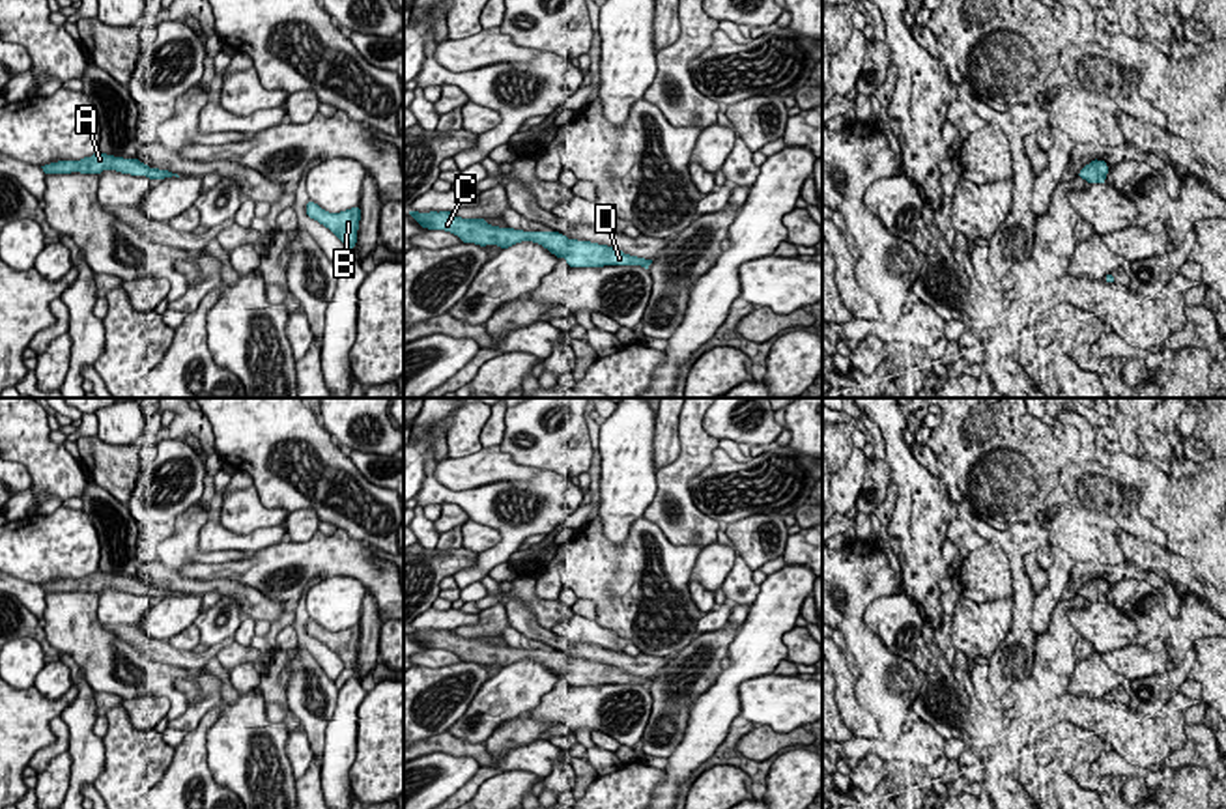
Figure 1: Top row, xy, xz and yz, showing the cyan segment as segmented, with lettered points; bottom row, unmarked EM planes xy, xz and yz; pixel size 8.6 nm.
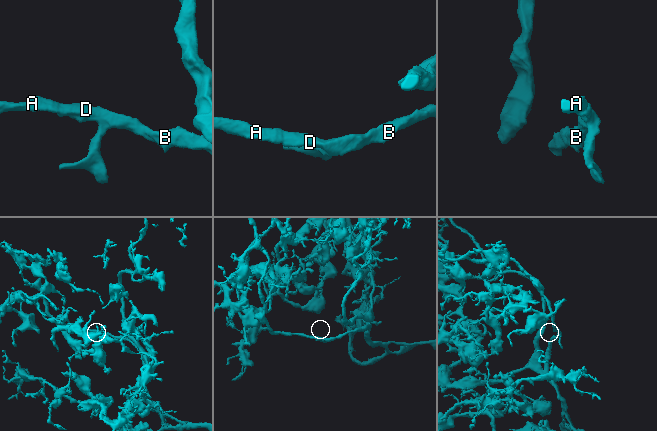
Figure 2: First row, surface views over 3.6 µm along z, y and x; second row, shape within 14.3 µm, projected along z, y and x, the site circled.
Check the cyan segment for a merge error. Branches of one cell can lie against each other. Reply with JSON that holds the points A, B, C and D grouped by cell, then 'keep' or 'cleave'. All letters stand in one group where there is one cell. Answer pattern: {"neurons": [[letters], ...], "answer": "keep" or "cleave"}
{"neurons": [["A", "B", "C", "D"]], "answer": "keep"}

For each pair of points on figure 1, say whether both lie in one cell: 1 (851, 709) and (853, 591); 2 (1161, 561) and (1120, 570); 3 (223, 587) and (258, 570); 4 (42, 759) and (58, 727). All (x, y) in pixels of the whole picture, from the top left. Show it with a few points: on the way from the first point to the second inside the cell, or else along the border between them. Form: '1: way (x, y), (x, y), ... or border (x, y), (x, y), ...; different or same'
1: border (855, 681), (855, 699), (875, 720); different
2: border (1127, 559), (1146, 572); different
3: border (191, 580), (236, 580), (275, 600); different
4: way (49, 752), (58, 742), (58, 735); same

